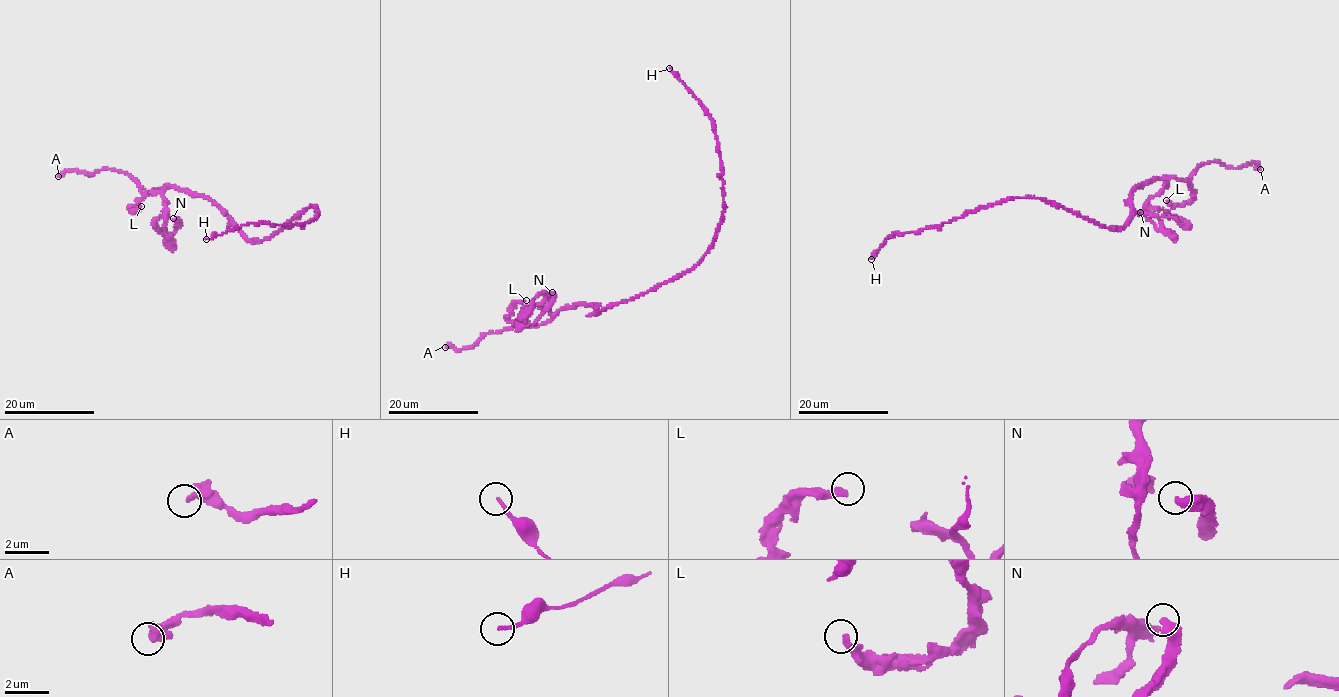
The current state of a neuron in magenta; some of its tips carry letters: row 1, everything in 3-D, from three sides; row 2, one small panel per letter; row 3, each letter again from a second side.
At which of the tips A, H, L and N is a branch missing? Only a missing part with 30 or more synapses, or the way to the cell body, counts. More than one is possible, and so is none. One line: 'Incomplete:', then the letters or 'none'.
Incomplete: A

